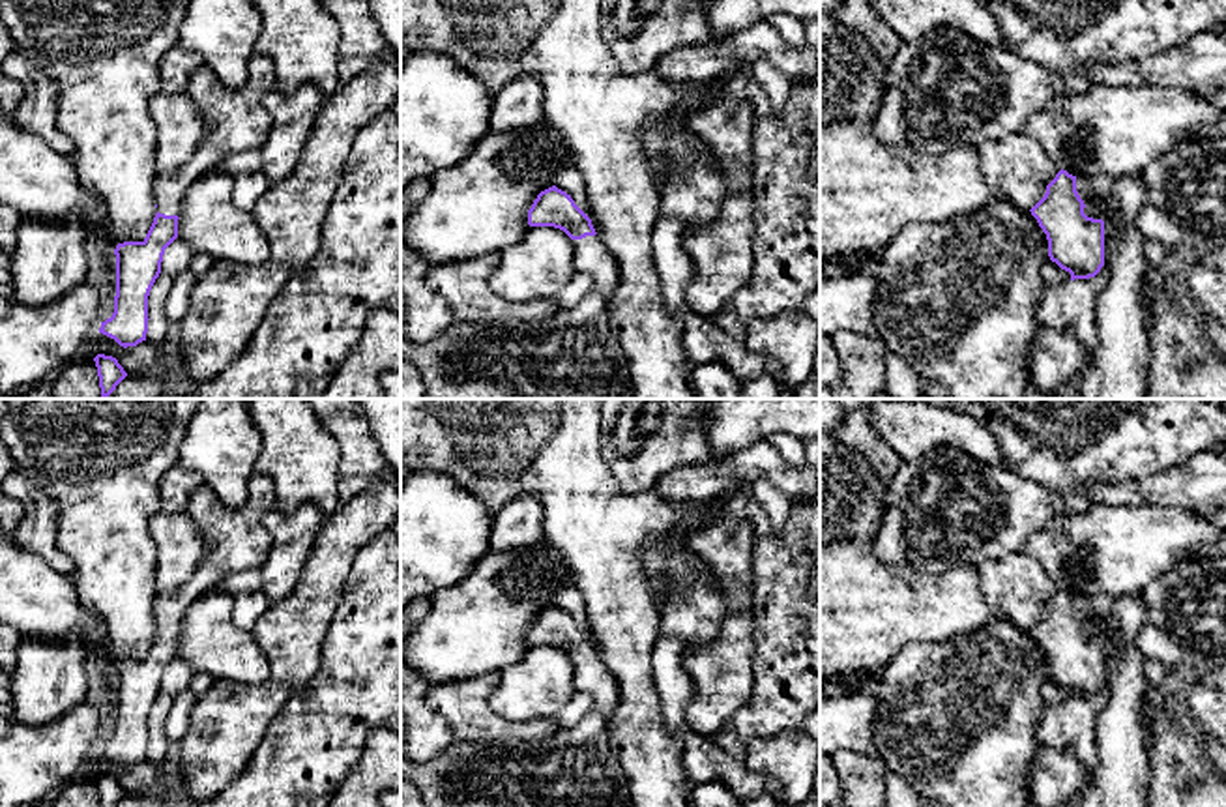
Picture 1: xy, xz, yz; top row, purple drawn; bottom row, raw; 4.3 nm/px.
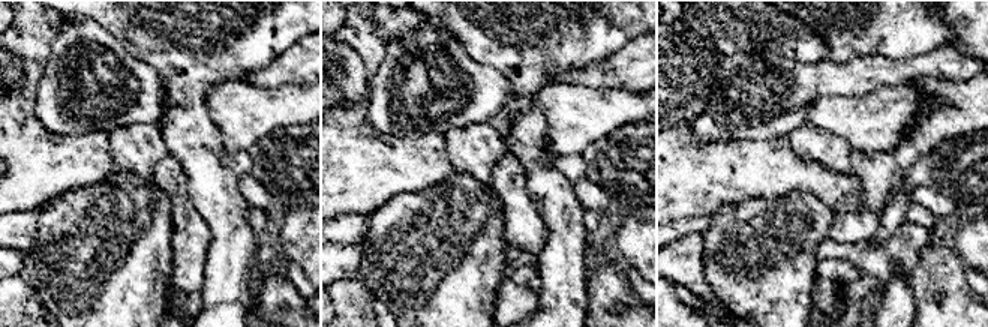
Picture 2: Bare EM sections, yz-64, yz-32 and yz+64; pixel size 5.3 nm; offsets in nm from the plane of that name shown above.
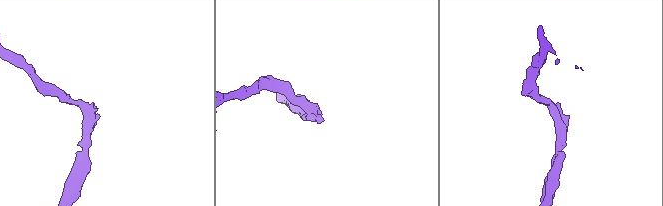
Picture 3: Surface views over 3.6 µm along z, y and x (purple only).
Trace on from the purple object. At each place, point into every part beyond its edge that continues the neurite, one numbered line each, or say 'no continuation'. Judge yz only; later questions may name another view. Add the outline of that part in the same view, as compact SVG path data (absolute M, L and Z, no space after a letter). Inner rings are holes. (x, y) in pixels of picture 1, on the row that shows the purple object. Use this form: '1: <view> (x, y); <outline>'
1: yz (1094, 190); M1089 172L1076 176L1076 191L1084 200L1086 208L1093 208L1097 212L1095 219L1102 219L1102 208L1106 198L1112 195L1116 178Z

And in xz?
1: xz (592, 257); M597 234L573 240L573 247L575 270L586 273L591 279L591 290L608 301L620 283L620 270L612 251Z

